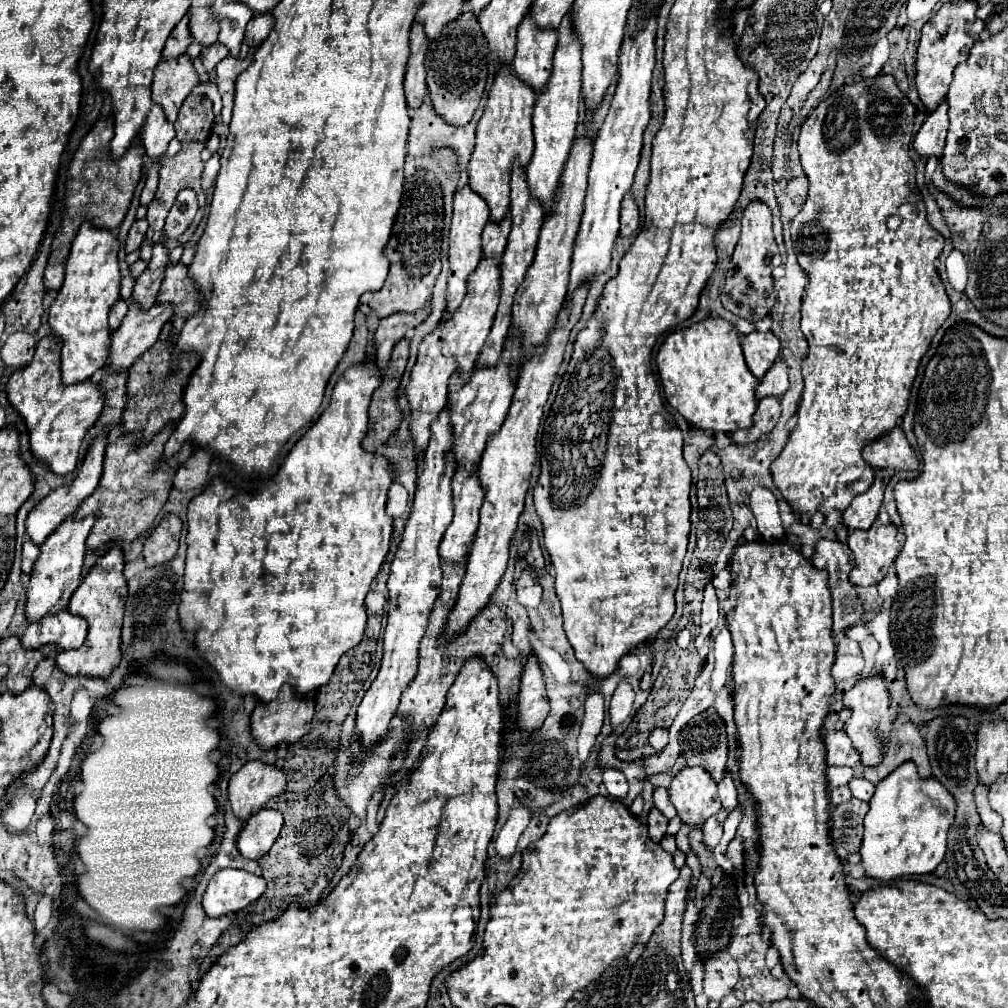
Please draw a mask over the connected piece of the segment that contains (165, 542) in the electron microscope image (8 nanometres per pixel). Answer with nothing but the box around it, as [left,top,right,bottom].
[143,514,181,568]

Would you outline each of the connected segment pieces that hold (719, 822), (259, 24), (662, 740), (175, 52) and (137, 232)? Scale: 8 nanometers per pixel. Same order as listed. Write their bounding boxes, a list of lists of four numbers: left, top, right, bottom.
[[703,808,729,850],[237,12,273,58],[649,728,667,752],[163,16,193,60],[125,220,147,252]]

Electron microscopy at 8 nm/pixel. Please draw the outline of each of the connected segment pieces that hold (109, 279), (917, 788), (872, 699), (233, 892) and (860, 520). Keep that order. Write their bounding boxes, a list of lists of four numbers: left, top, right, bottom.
[[49,224,119,386],[861,762,955,880],[843,672,895,766],[203,868,265,918],[843,470,889,528]]

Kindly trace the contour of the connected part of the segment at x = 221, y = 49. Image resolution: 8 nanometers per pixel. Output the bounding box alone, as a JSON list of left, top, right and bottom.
[201,44,229,74]

